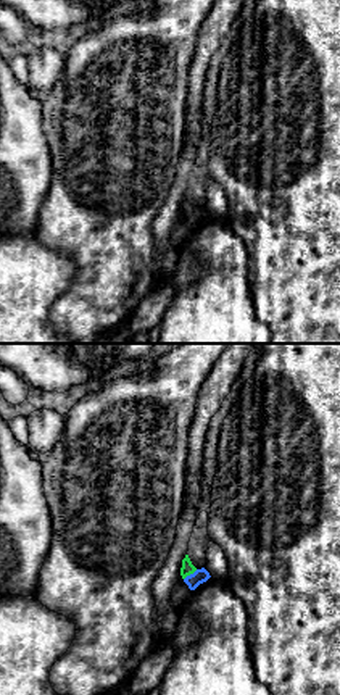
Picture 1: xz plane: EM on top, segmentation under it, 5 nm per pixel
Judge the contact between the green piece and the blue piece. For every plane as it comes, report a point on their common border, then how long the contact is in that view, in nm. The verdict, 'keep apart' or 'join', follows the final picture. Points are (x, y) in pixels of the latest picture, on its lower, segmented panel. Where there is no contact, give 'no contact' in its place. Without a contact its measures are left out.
meets green at (190, 573); contact 90 nm long

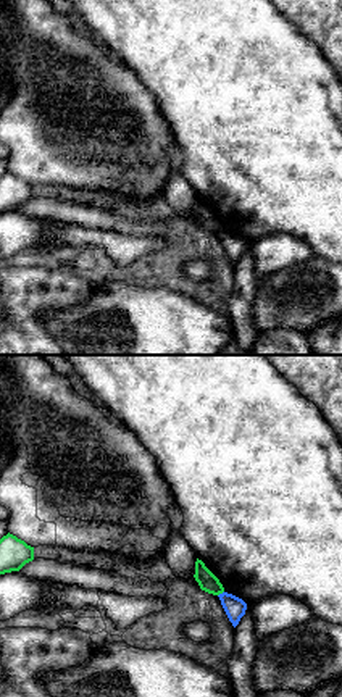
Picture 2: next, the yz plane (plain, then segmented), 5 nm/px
meets green at (220, 592); contact 40 nm long

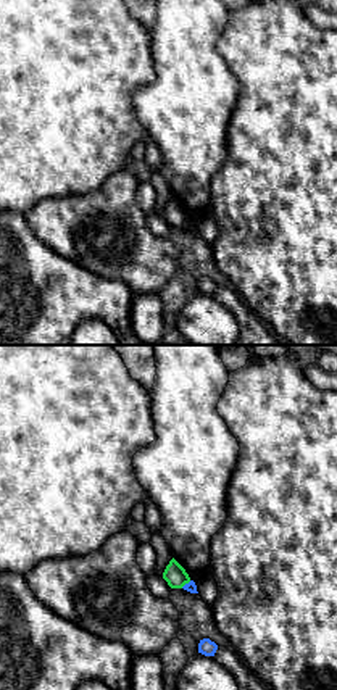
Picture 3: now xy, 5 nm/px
meets green at (186, 582); contact 70 nm long

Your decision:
keep apart

